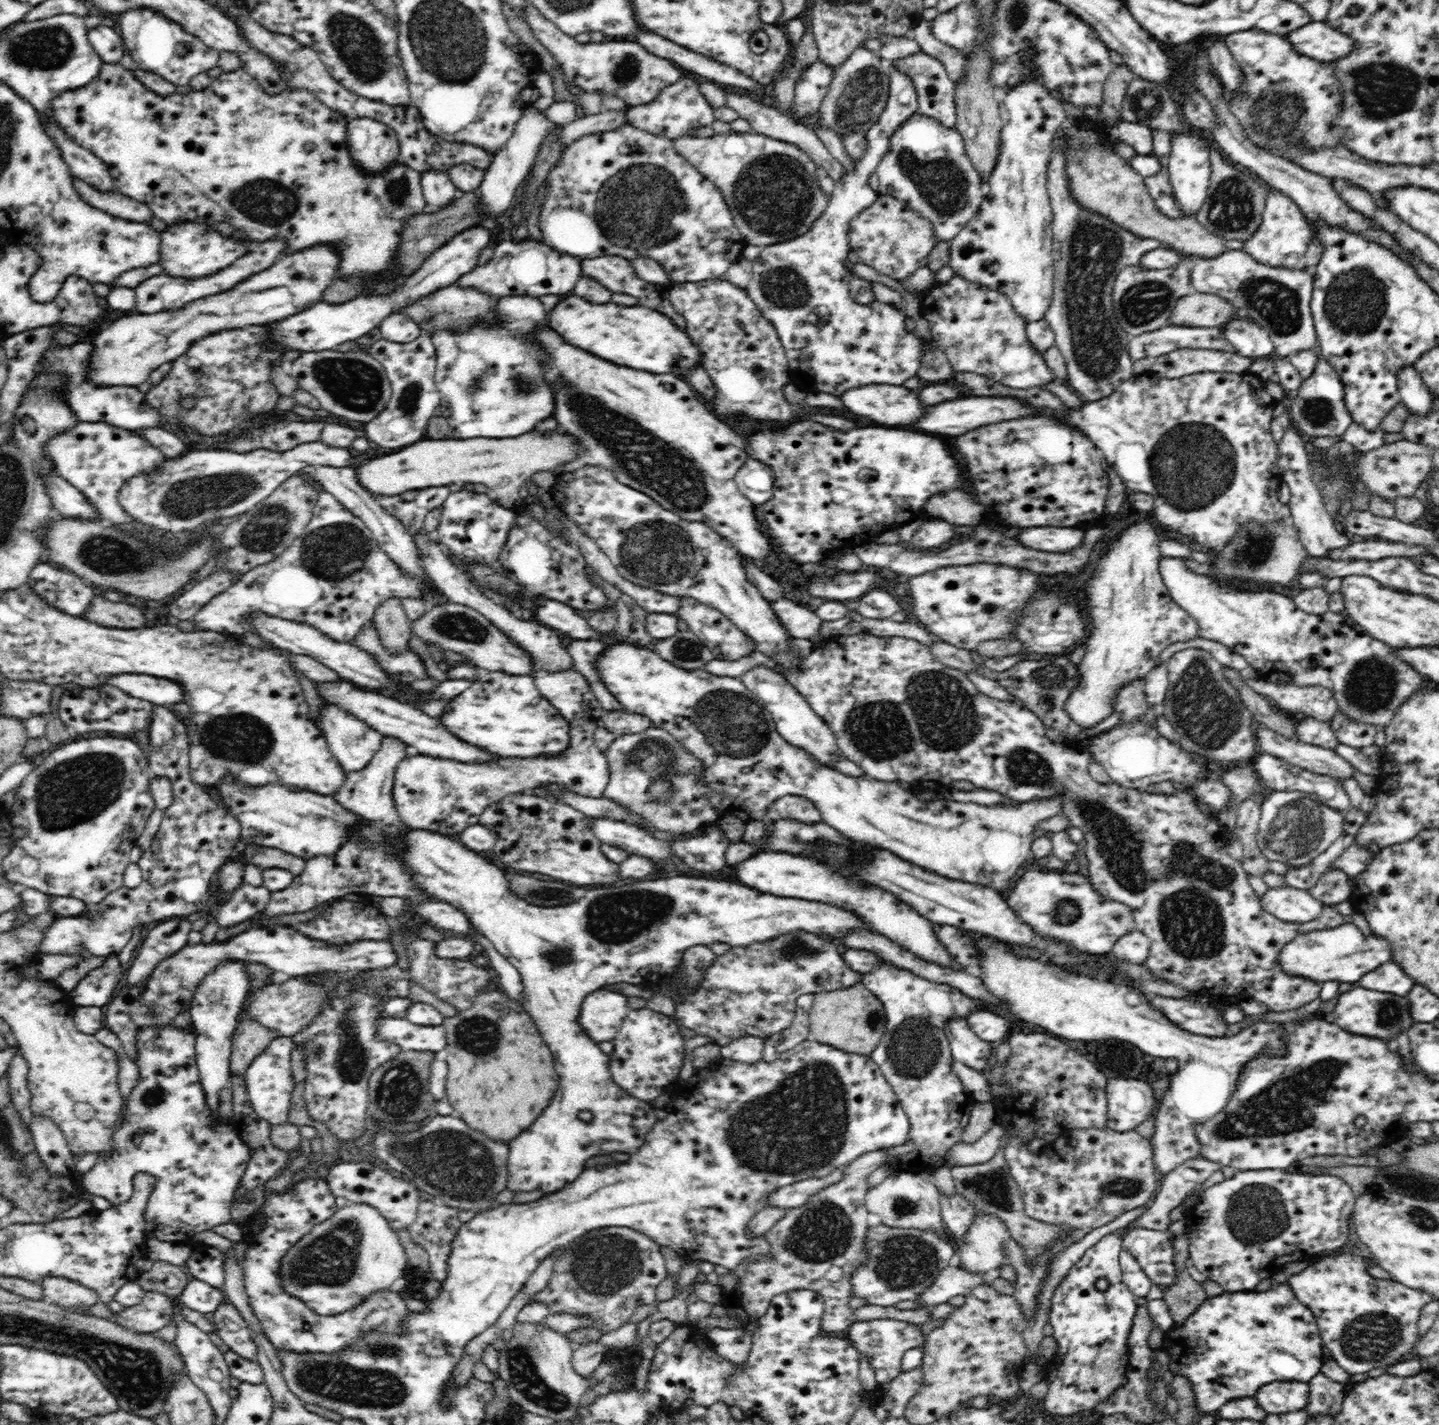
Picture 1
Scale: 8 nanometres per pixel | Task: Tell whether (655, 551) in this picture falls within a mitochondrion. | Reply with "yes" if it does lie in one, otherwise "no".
yes

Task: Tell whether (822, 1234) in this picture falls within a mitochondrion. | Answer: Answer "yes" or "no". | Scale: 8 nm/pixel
yes

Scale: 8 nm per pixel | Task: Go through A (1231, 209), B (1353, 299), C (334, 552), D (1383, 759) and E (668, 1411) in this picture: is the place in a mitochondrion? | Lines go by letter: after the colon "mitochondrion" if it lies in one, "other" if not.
A: mitochondrion
B: mitochondrion
C: mitochondrion
D: other
E: other

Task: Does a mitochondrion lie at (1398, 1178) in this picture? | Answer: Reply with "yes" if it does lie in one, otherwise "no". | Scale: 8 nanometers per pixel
yes

